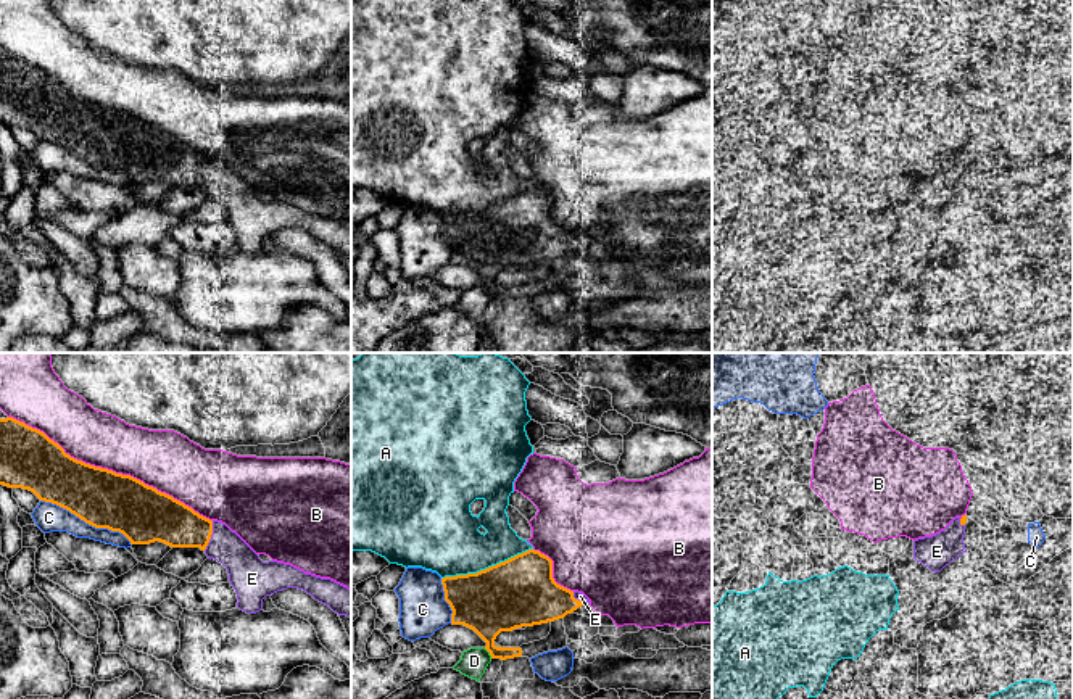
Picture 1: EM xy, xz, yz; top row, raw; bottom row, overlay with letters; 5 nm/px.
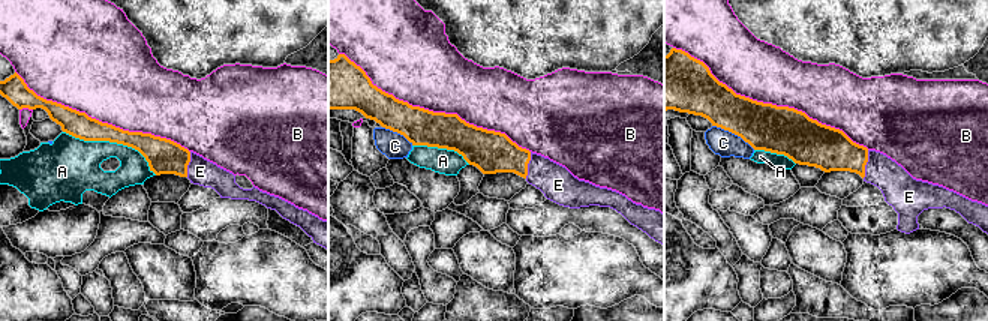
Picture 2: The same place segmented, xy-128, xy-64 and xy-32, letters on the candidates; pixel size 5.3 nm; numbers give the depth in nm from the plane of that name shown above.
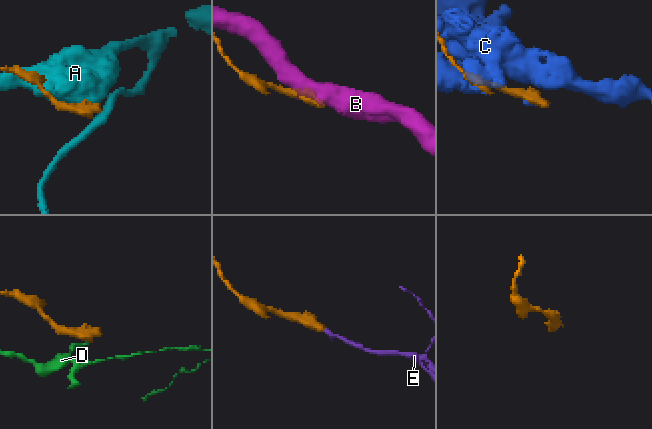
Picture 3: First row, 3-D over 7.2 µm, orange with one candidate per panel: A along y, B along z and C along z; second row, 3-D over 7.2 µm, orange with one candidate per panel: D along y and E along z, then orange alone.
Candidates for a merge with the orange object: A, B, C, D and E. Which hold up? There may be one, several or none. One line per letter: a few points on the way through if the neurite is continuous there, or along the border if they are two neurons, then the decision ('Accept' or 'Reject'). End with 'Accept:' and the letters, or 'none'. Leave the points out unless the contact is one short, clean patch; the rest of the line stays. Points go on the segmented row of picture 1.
A: Reject
B: Reject
C: Reject
D: Boundary: xz (484, 648), (492, 657). Reject
E: Accept
Accept: E

